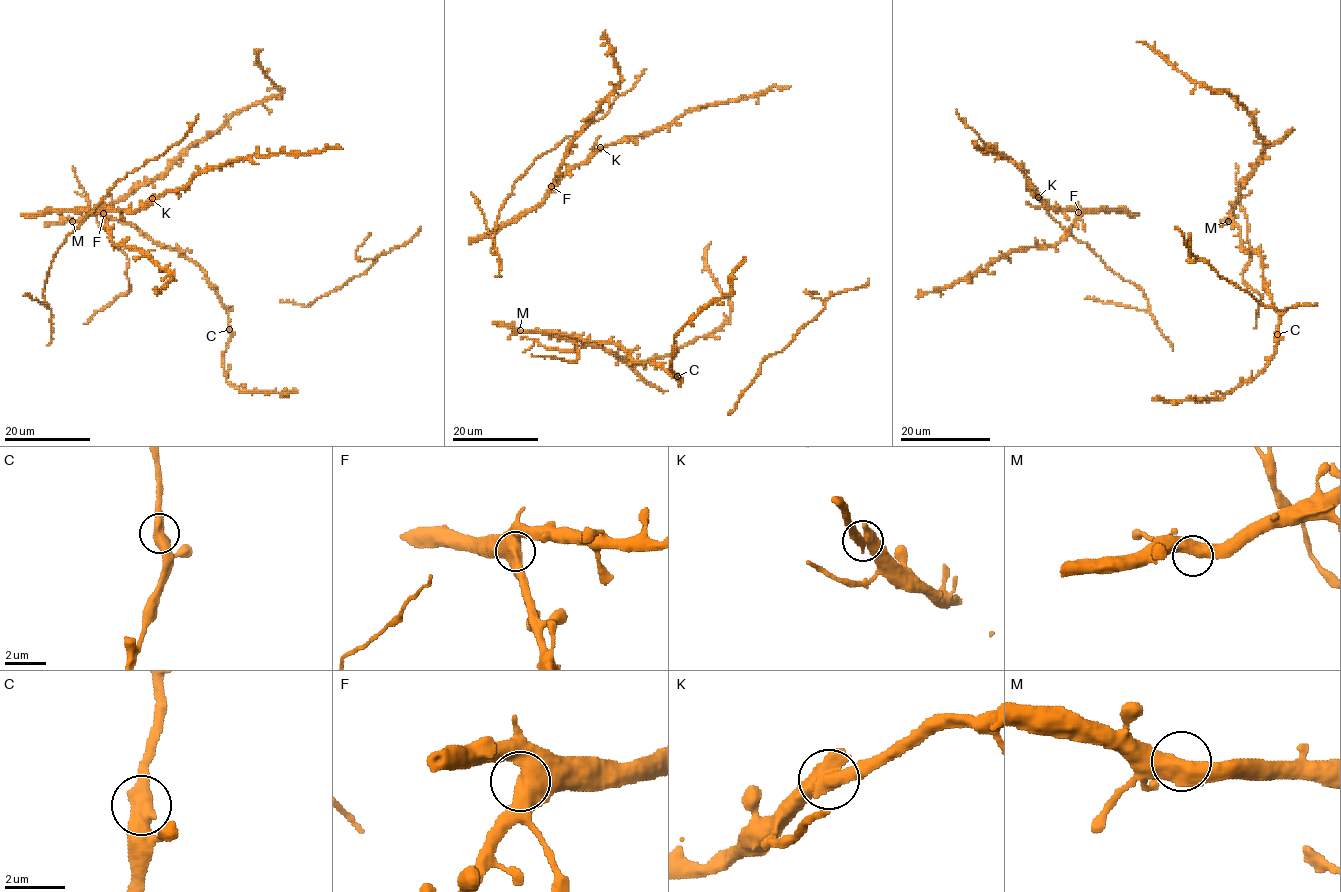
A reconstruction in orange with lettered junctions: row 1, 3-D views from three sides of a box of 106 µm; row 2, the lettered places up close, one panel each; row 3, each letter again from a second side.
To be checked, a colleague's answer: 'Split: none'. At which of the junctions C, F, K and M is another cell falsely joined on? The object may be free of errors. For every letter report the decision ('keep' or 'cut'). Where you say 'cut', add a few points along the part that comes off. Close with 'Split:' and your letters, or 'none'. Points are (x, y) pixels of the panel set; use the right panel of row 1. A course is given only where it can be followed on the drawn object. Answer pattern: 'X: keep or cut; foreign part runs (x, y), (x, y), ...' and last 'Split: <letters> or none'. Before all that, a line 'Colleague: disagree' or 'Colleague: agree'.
Colleague: agree
C: keep
F: keep
K: keep
M: keep
Split: none

